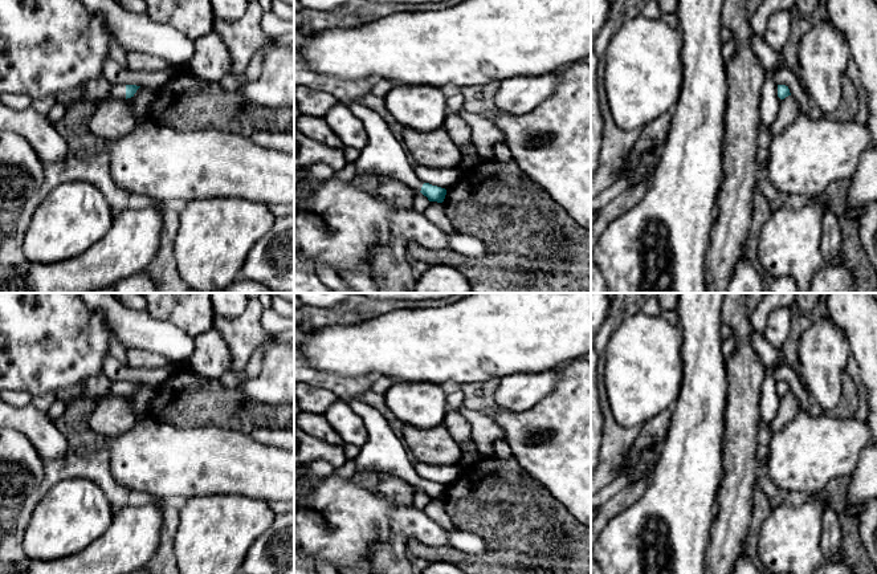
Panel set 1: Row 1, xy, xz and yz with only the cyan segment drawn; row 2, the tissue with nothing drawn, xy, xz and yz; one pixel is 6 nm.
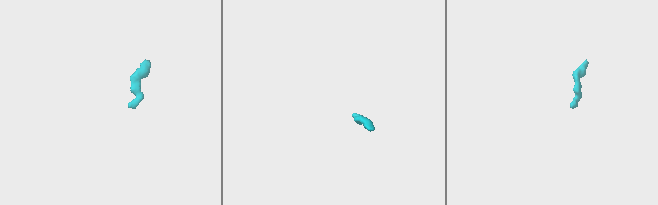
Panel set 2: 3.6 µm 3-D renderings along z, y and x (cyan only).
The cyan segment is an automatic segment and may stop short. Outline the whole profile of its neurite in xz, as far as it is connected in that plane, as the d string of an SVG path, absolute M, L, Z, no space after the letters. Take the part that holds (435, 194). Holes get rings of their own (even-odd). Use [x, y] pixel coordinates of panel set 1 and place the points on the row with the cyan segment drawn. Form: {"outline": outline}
{"outline": "M359 102L343 103L363 122L370 139L355 162L355 175L370 172L380 178L392 178L421 192L429 201L444 201L446 190L419 179L404 146L380 114Z"}

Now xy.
{"outline": "M111 85L110 94L106 101L131 98L139 87L140 86L136 85Z"}

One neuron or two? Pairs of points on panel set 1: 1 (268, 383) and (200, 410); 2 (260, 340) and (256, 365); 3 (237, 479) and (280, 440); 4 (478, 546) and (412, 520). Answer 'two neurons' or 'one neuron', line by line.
1: two neurons
2: two neurons
3: two neurons
4: two neurons

